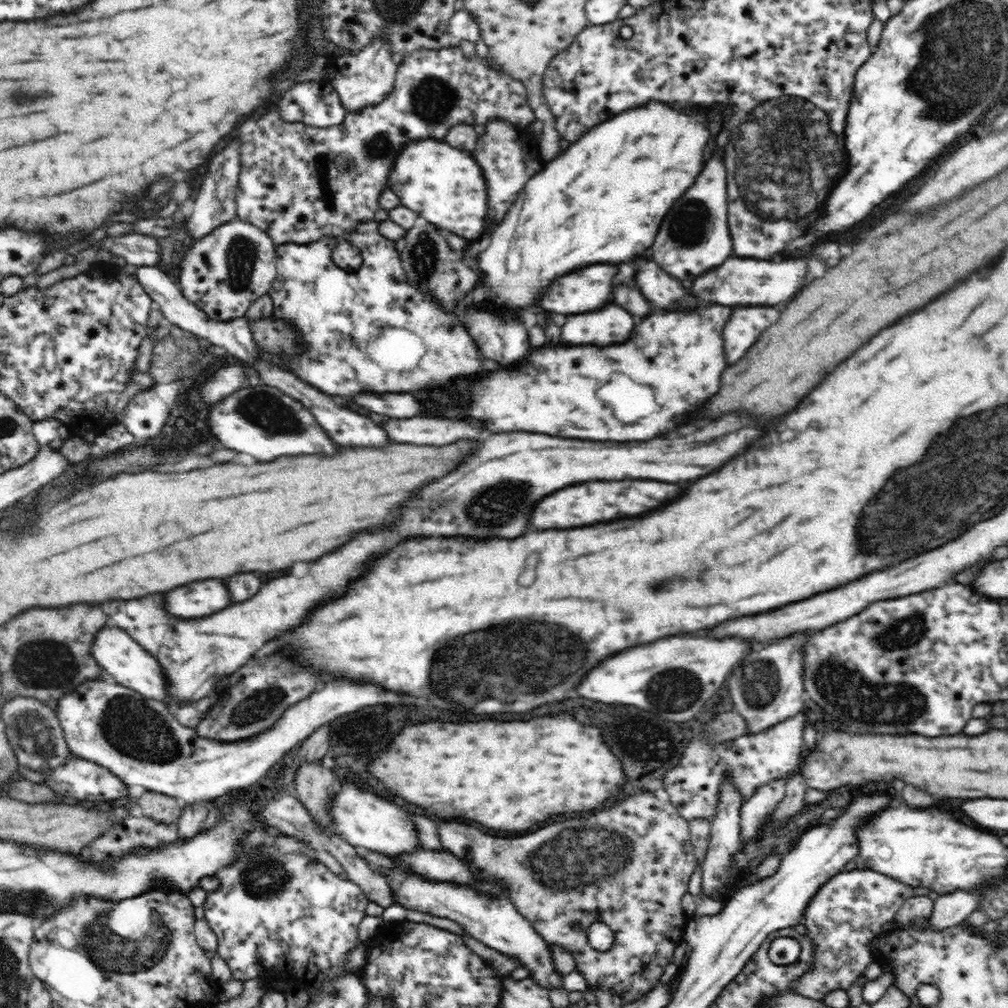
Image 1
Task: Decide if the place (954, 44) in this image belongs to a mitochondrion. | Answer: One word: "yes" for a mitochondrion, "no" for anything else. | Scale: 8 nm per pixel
yes

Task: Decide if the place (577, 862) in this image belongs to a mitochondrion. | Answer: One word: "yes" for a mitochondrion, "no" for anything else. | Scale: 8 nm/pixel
yes

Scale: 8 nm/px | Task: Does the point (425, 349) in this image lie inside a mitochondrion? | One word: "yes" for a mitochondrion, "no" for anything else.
no

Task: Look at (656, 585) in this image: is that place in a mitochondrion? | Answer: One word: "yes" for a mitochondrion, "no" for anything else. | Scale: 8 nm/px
yes

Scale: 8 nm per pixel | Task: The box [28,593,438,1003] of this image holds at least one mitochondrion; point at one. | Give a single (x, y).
(126, 953)

